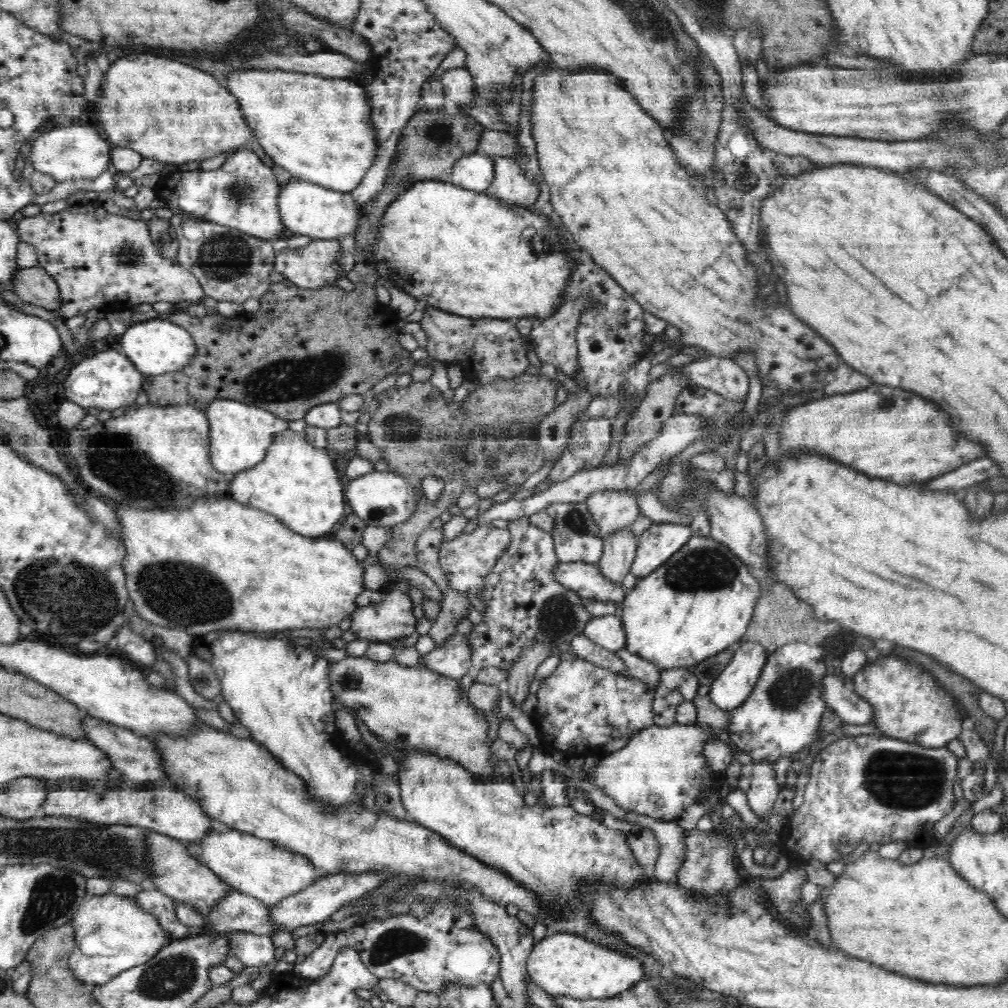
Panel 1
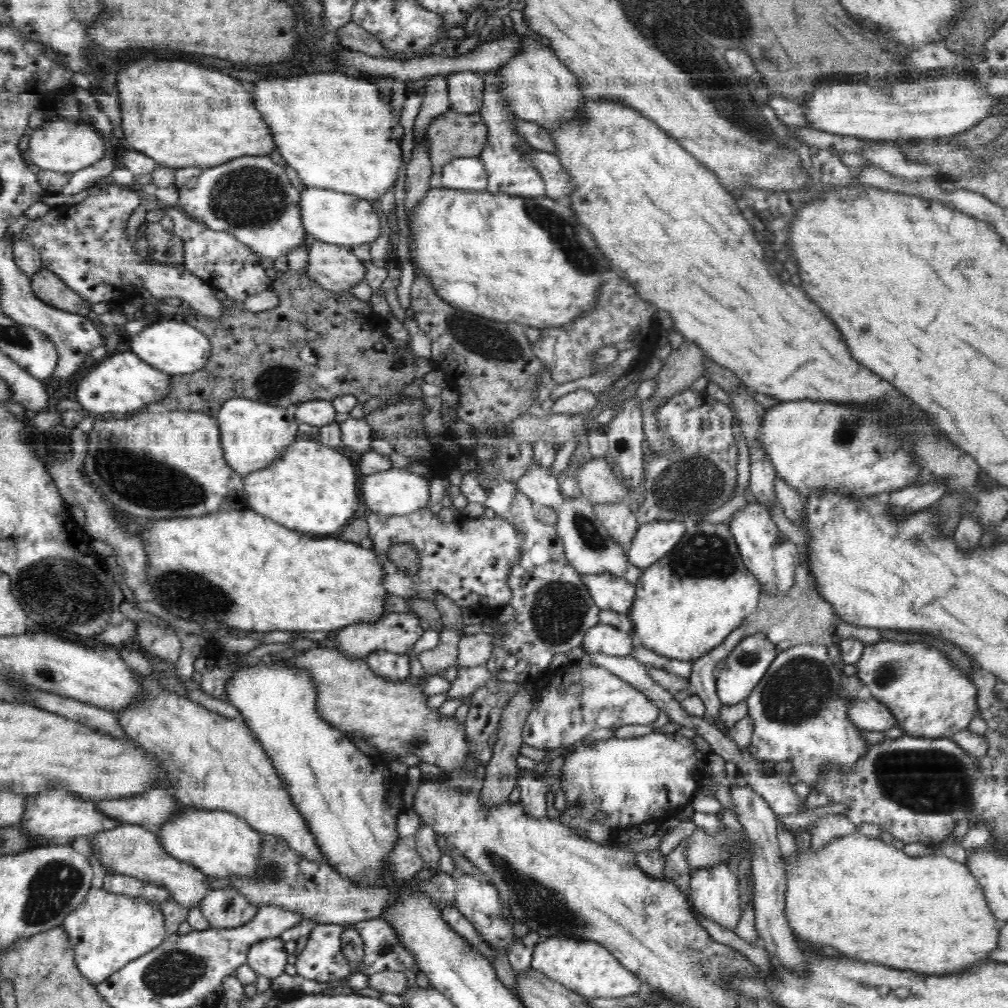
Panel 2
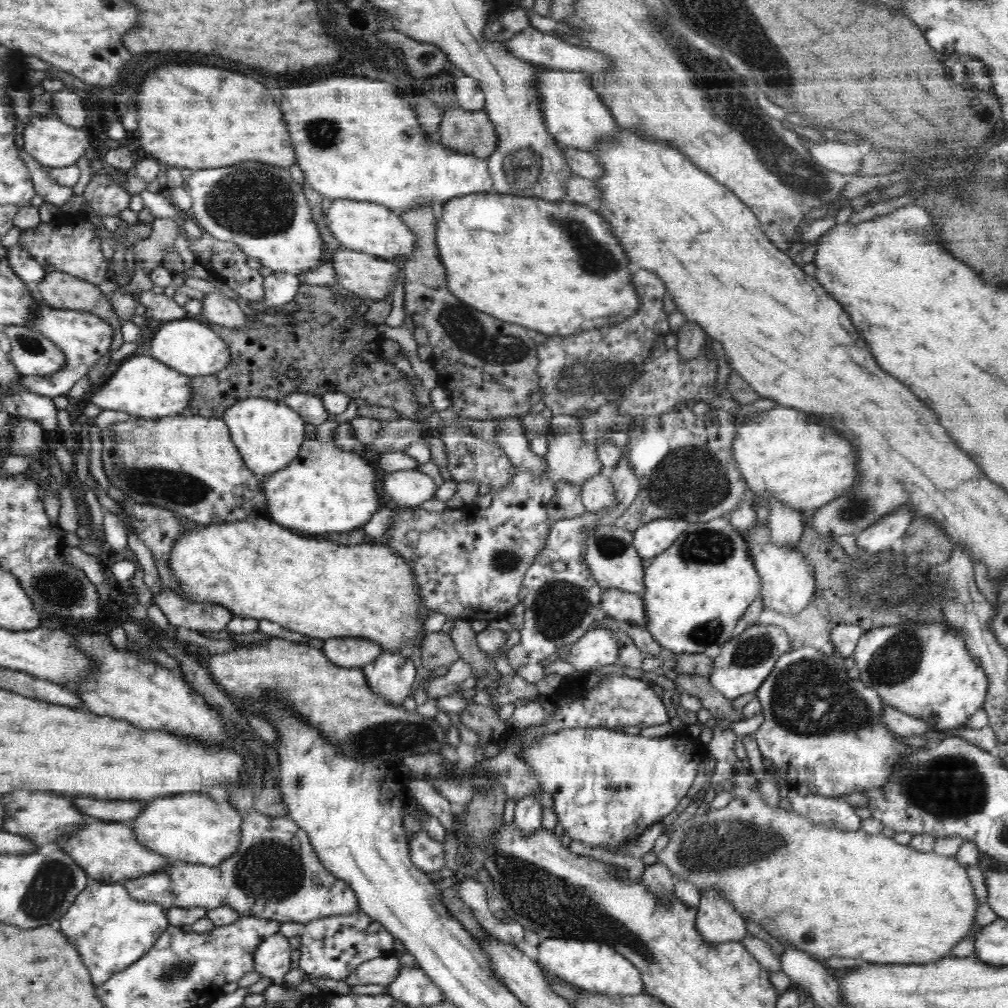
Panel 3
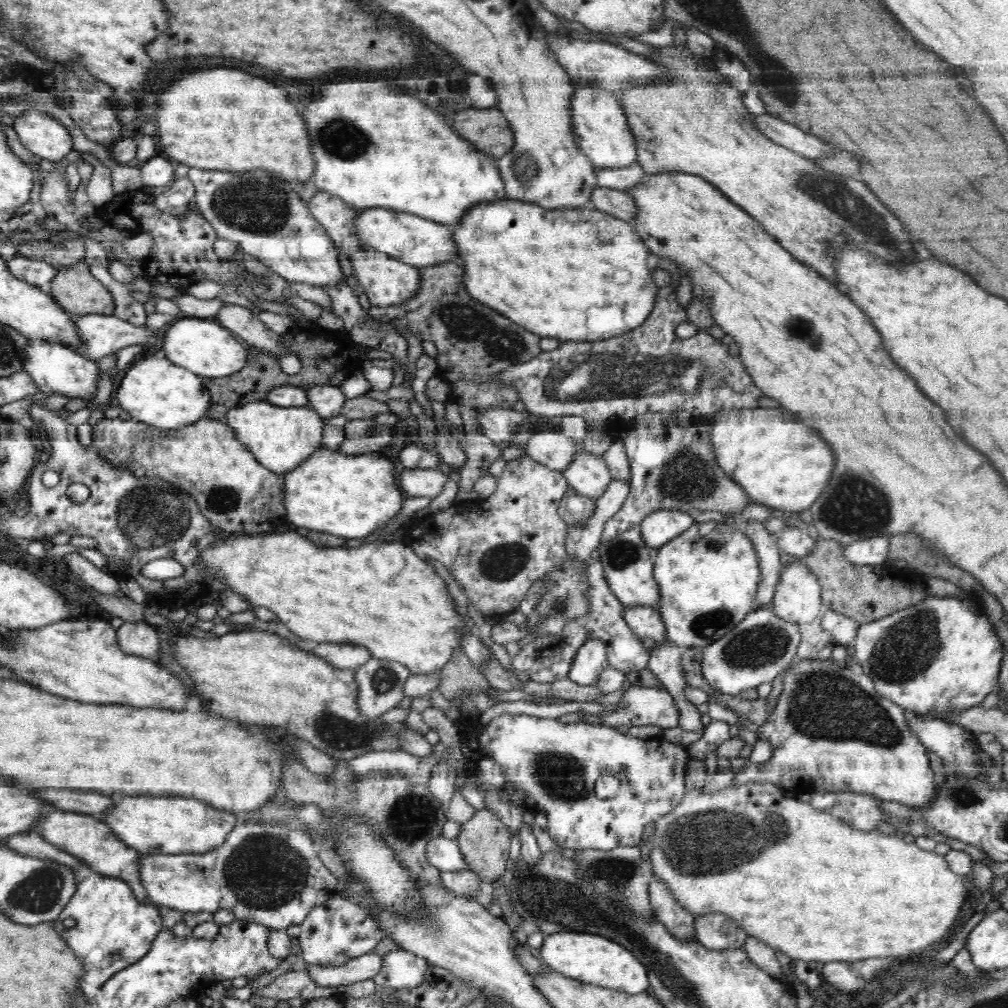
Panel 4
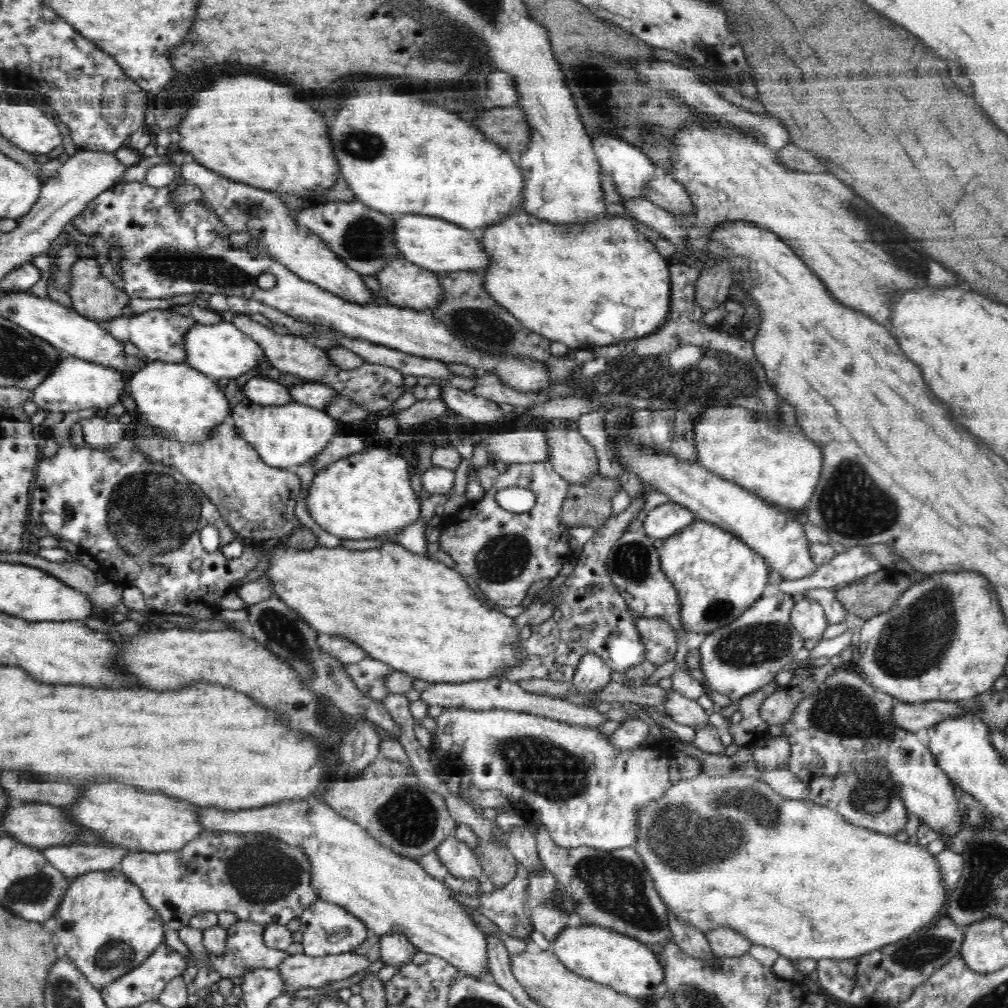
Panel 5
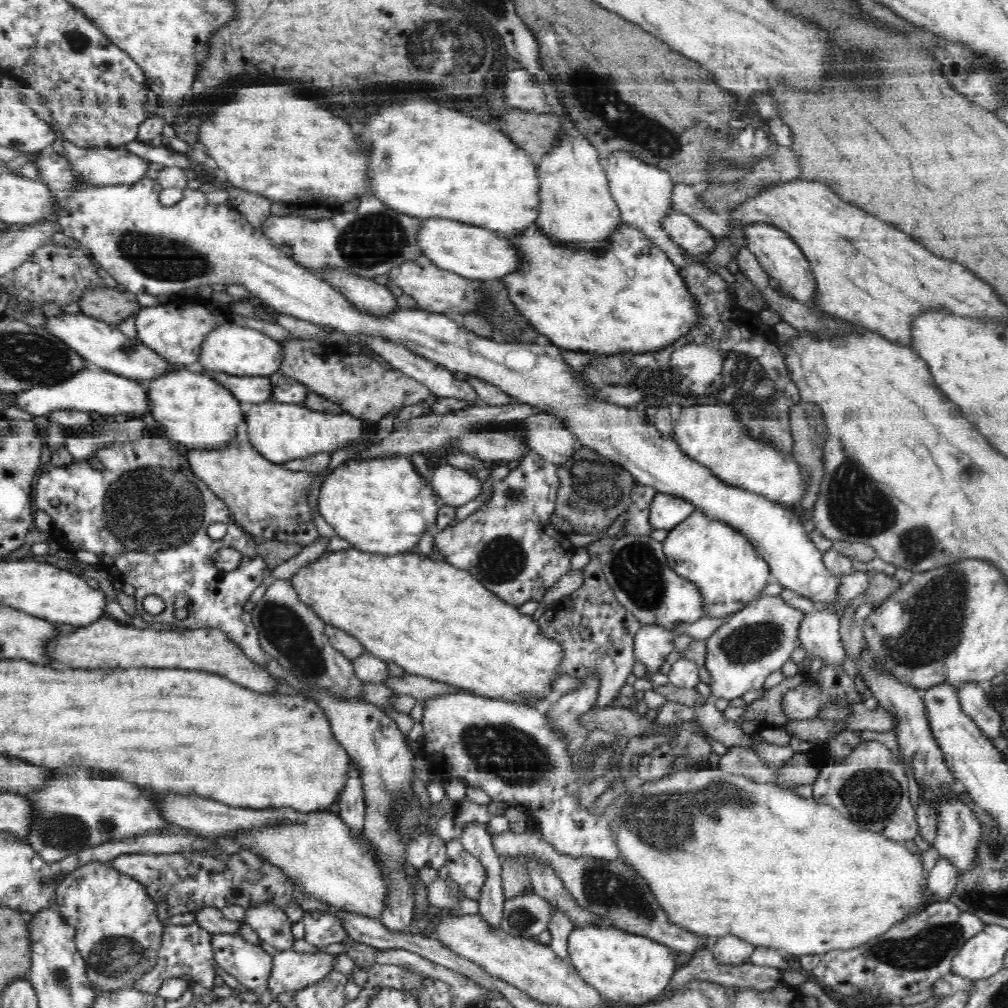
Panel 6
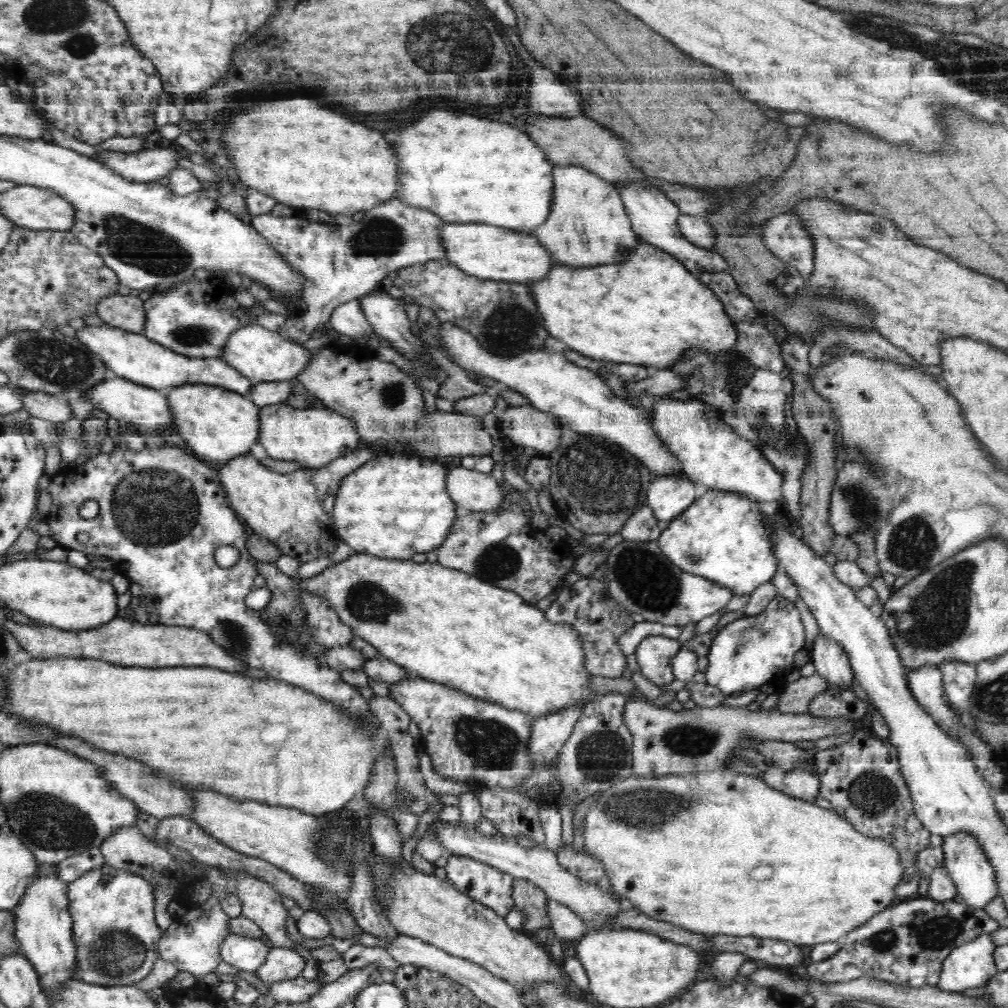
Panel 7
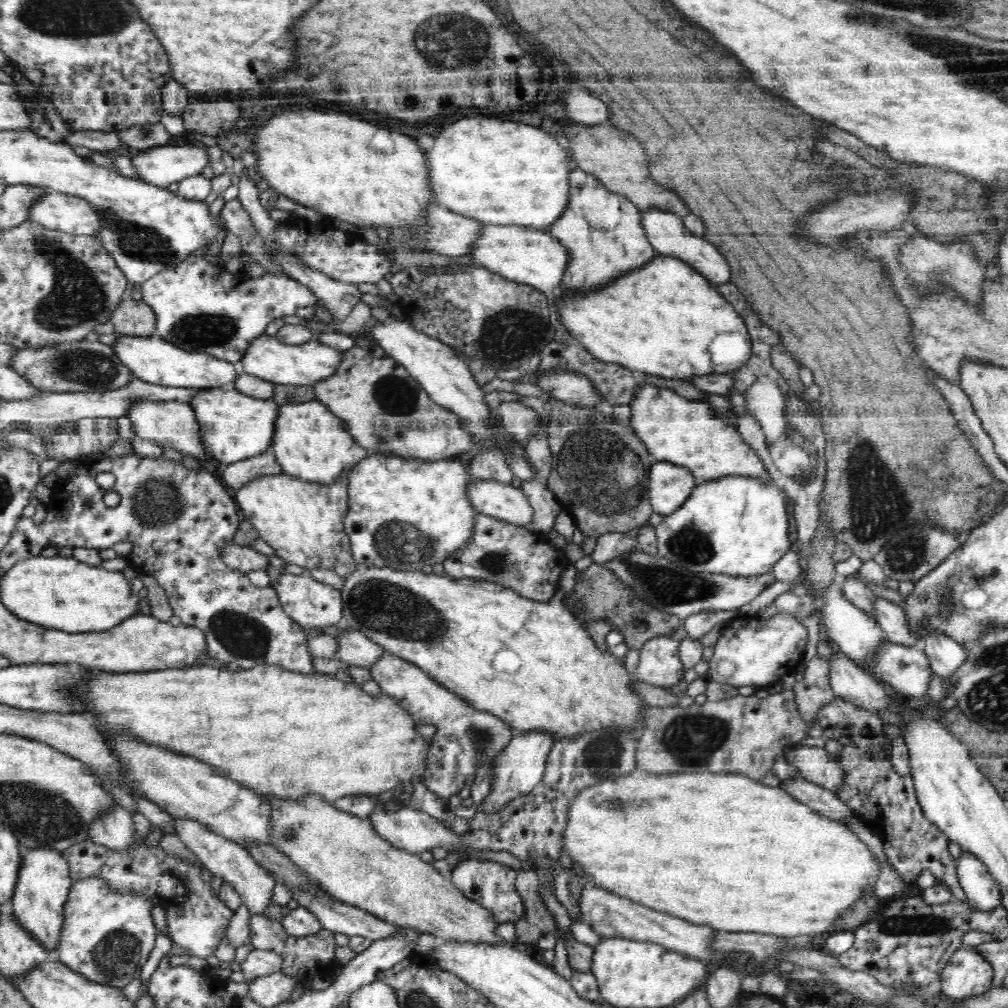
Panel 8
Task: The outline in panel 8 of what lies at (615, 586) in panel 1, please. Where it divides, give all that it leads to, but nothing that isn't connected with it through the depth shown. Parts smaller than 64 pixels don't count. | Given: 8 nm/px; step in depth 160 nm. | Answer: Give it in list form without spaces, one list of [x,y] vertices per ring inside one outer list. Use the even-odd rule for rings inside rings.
[[[669,636],[651,638],[642,645],[635,673],[647,685],[666,688],[683,680],[687,668],[678,655],[680,641]]]

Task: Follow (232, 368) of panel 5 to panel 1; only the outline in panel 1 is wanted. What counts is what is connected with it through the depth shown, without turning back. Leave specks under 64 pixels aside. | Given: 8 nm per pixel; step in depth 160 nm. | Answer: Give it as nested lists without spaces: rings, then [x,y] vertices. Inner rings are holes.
[[[151,319],[145,322],[137,322],[127,328],[120,336],[119,350],[124,354],[142,374],[160,375],[174,373],[184,369],[194,360],[197,354],[197,345],[193,335],[184,327],[167,319]]]

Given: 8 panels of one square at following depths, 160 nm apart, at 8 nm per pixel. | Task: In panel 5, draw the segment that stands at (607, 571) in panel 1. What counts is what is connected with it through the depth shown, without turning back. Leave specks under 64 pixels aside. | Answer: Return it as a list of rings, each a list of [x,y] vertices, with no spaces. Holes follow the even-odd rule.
[[[562,419],[548,420],[545,425],[550,448],[550,464],[569,483],[582,483],[599,466],[596,449],[576,428],[566,428]]]

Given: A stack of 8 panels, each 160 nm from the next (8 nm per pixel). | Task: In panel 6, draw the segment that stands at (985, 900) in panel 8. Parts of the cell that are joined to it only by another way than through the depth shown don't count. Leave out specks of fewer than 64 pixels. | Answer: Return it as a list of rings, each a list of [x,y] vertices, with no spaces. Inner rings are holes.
[[[954,801],[938,802],[940,816],[933,847],[961,875],[977,861],[976,849],[982,834],[981,822],[970,807]]]

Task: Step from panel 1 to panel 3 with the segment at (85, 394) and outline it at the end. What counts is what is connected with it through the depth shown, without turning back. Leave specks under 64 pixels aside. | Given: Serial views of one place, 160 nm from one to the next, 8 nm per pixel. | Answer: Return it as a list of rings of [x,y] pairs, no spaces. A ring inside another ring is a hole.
[[[133,354],[111,368],[85,399],[103,410],[121,410],[133,418],[156,420],[181,416],[192,404],[190,382],[192,377],[188,374],[182,374],[156,358]]]

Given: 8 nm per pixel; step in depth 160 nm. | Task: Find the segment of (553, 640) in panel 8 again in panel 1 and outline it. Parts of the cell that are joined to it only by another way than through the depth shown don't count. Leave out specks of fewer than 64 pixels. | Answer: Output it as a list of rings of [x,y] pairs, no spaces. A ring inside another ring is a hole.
[[[202,498],[200,502],[196,502],[200,506],[194,506],[194,510],[134,509],[129,508],[129,506],[118,506],[113,504],[111,500],[108,501],[113,507],[118,521],[120,521],[120,527],[122,527],[121,541],[126,548],[126,554],[121,564],[125,573],[126,589],[130,600],[134,603],[136,614],[146,622],[158,624],[164,628],[172,628],[172,630],[180,630],[180,632],[186,632],[194,638],[215,631],[272,632],[296,628],[320,629],[338,624],[344,619],[350,620],[352,614],[358,610],[356,598],[362,594],[362,590],[366,590],[365,568],[350,552],[349,548],[345,547],[345,544],[336,539],[326,540],[326,538],[300,535],[288,529],[286,524],[279,522],[273,514],[244,506],[233,498],[208,498],[208,500]]]

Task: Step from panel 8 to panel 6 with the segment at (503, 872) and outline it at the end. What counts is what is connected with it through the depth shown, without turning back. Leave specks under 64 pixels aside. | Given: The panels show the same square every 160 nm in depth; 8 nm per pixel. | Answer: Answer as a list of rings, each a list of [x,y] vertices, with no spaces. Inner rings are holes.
[[[459,838],[445,843],[446,868],[452,881],[459,885],[461,892],[472,900],[480,900],[488,880],[488,871],[473,854],[464,848]]]

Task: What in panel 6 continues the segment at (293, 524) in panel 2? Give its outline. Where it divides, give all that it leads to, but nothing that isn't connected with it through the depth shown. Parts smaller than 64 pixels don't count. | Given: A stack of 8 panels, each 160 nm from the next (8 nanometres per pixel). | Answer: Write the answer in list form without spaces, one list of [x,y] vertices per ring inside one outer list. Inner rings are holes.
[[[407,455],[373,458],[338,468],[319,490],[318,506],[338,537],[350,542],[354,549],[384,556],[410,553],[422,536],[420,524],[412,528],[412,516],[420,514],[420,520],[432,526],[438,512],[436,491],[416,474]]]

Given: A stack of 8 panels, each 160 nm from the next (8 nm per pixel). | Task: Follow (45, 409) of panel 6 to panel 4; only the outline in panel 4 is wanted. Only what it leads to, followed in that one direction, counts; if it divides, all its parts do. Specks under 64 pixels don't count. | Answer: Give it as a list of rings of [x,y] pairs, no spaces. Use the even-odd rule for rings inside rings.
[[[29,339],[28,342],[24,367],[32,377],[34,384],[38,385],[38,390],[48,392],[48,394],[60,392],[60,394],[66,394],[68,398],[78,398],[78,396],[90,398],[90,400],[94,398],[98,370],[93,359],[84,358],[72,348],[59,342],[40,341],[39,339]]]

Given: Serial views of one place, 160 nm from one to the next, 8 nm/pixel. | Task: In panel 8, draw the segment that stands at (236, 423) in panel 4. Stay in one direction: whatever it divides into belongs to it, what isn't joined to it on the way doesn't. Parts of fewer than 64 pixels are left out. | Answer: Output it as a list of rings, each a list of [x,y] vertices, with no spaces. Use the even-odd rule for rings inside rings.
[[[317,399],[280,405],[276,432],[270,448],[286,476],[322,485],[336,484],[338,478],[350,474],[353,466],[368,456],[367,450],[346,432],[338,416]]]

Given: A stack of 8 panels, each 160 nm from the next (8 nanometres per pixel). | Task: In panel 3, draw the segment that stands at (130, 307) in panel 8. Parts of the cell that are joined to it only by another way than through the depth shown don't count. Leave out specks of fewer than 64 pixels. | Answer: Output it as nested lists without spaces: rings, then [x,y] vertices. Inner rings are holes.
[[[54,271],[48,272],[40,282],[37,282],[33,286],[39,295],[40,301],[55,310],[86,311],[92,314],[97,314],[99,318],[109,319],[110,323],[118,328],[118,334],[114,334],[114,336],[116,336],[116,338],[114,338],[114,346],[110,346],[110,350],[118,350],[124,343],[121,332],[123,321],[119,318],[118,314],[116,314],[111,301],[108,301],[106,297],[104,297],[96,283],[78,278],[77,275]]]

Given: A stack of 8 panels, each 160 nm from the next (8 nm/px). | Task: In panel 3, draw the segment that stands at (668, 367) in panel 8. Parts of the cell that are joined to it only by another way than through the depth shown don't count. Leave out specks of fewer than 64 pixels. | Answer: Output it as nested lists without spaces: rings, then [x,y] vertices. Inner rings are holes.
[[[492,191],[488,193],[476,193],[466,197],[458,197],[450,200],[448,204],[442,204],[442,212],[437,218],[437,232],[435,242],[437,250],[440,251],[440,257],[444,261],[445,270],[448,271],[448,287],[454,295],[462,302],[474,306],[474,308],[484,308],[482,312],[494,314],[494,318],[502,318],[502,321],[520,325],[531,330],[531,332],[541,332],[546,335],[570,337],[576,333],[582,333],[582,330],[588,332],[594,329],[606,328],[606,326],[614,326],[621,322],[628,321],[630,316],[634,316],[638,310],[640,300],[633,286],[628,284],[630,272],[628,272],[628,260],[626,254],[622,252],[624,247],[622,244],[618,246],[612,227],[606,221],[600,211],[597,211],[593,206],[573,203],[570,201],[544,201],[538,197],[519,197],[509,194],[494,194]],[[480,228],[480,230],[478,230]],[[518,252],[518,256],[522,256],[522,260],[518,264],[514,264],[516,260],[514,254]],[[522,264],[522,266],[520,266]],[[518,276],[518,284],[514,284],[510,278],[516,280]],[[522,278],[522,280],[520,280]],[[596,318],[596,320],[594,320]]]

